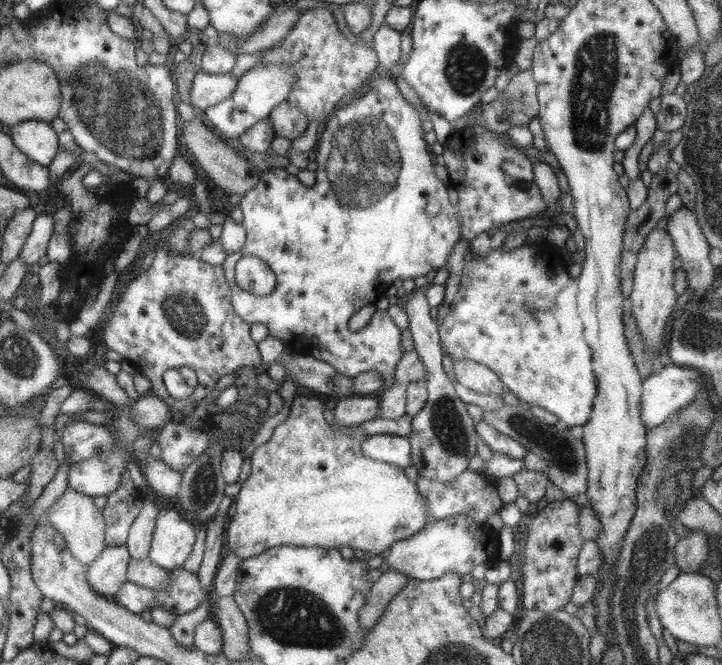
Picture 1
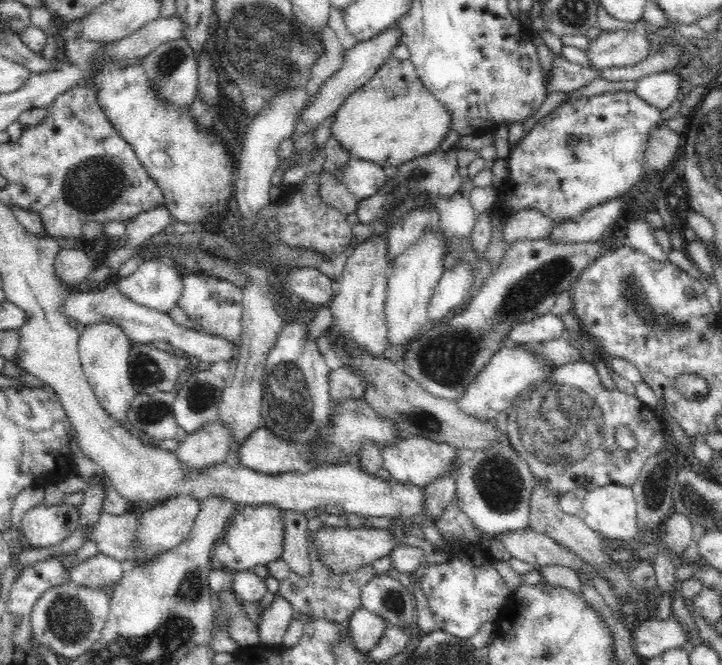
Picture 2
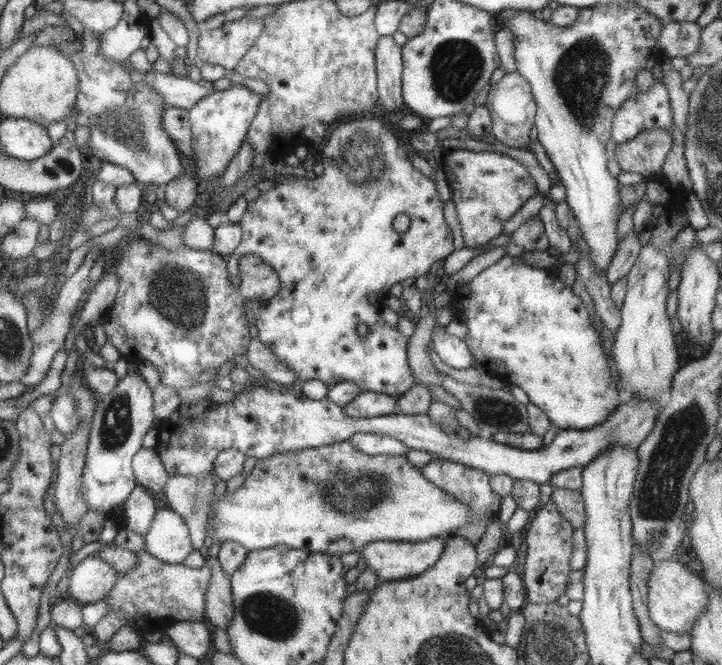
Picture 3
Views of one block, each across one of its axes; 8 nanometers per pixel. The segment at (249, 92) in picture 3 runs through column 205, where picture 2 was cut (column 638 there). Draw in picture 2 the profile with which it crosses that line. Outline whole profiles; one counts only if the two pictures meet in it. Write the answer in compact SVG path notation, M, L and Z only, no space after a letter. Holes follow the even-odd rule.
M634 90L562 103L510 150L509 176L498 189L503 203L494 204L493 211L513 216L518 210L535 208L559 225L580 218L590 206L624 197L641 180L648 136L661 123L661 109L644 102Z

